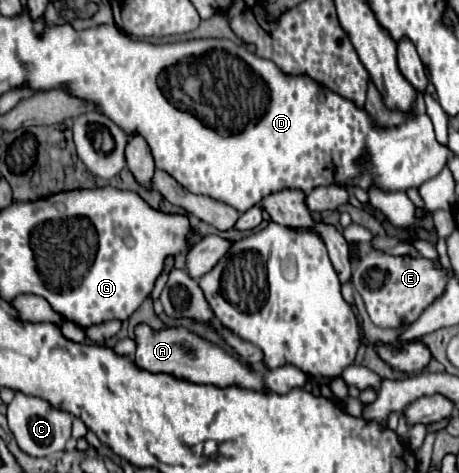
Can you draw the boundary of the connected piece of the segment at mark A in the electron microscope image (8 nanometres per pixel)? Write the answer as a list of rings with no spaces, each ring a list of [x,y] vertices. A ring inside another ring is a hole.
[[[136,324],[134,342],[136,342],[134,364],[138,368],[148,370],[152,374],[164,372],[194,384],[212,384],[218,388],[238,386],[246,390],[272,390],[276,394],[288,394],[292,388],[304,388],[304,384],[308,382],[308,374],[296,370],[296,366],[292,364],[276,370],[268,370],[264,364],[248,366],[242,360],[228,354],[218,344],[200,338],[198,334],[190,332],[184,326],[166,326],[160,330],[152,330],[148,324]]]

